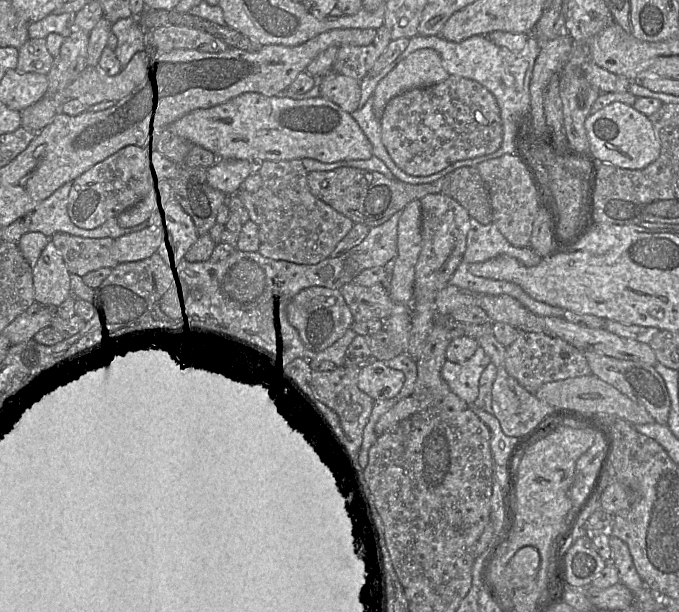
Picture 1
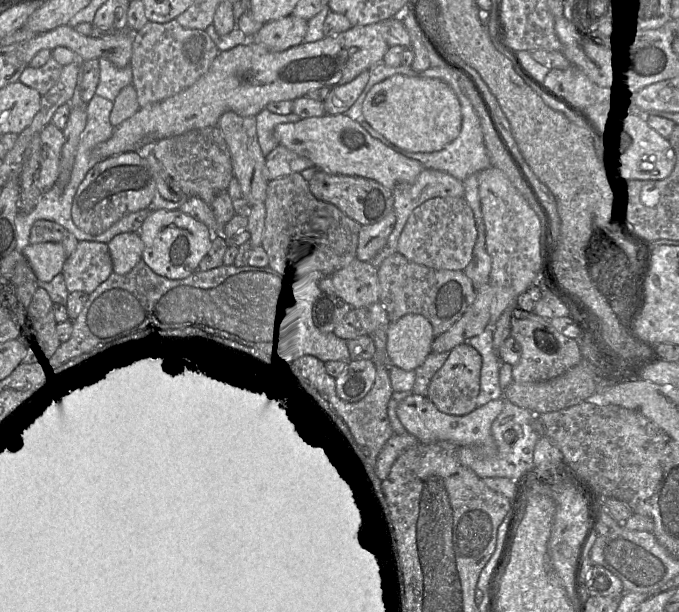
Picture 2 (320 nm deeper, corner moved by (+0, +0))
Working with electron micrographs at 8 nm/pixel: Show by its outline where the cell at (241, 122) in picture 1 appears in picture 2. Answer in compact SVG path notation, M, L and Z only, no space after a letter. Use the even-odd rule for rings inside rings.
M346 114L300 119L294 124L279 125L274 131L278 144L309 159L315 170L334 175L356 176L379 183L392 191L400 183L412 183L425 169L373 138L357 121Z

